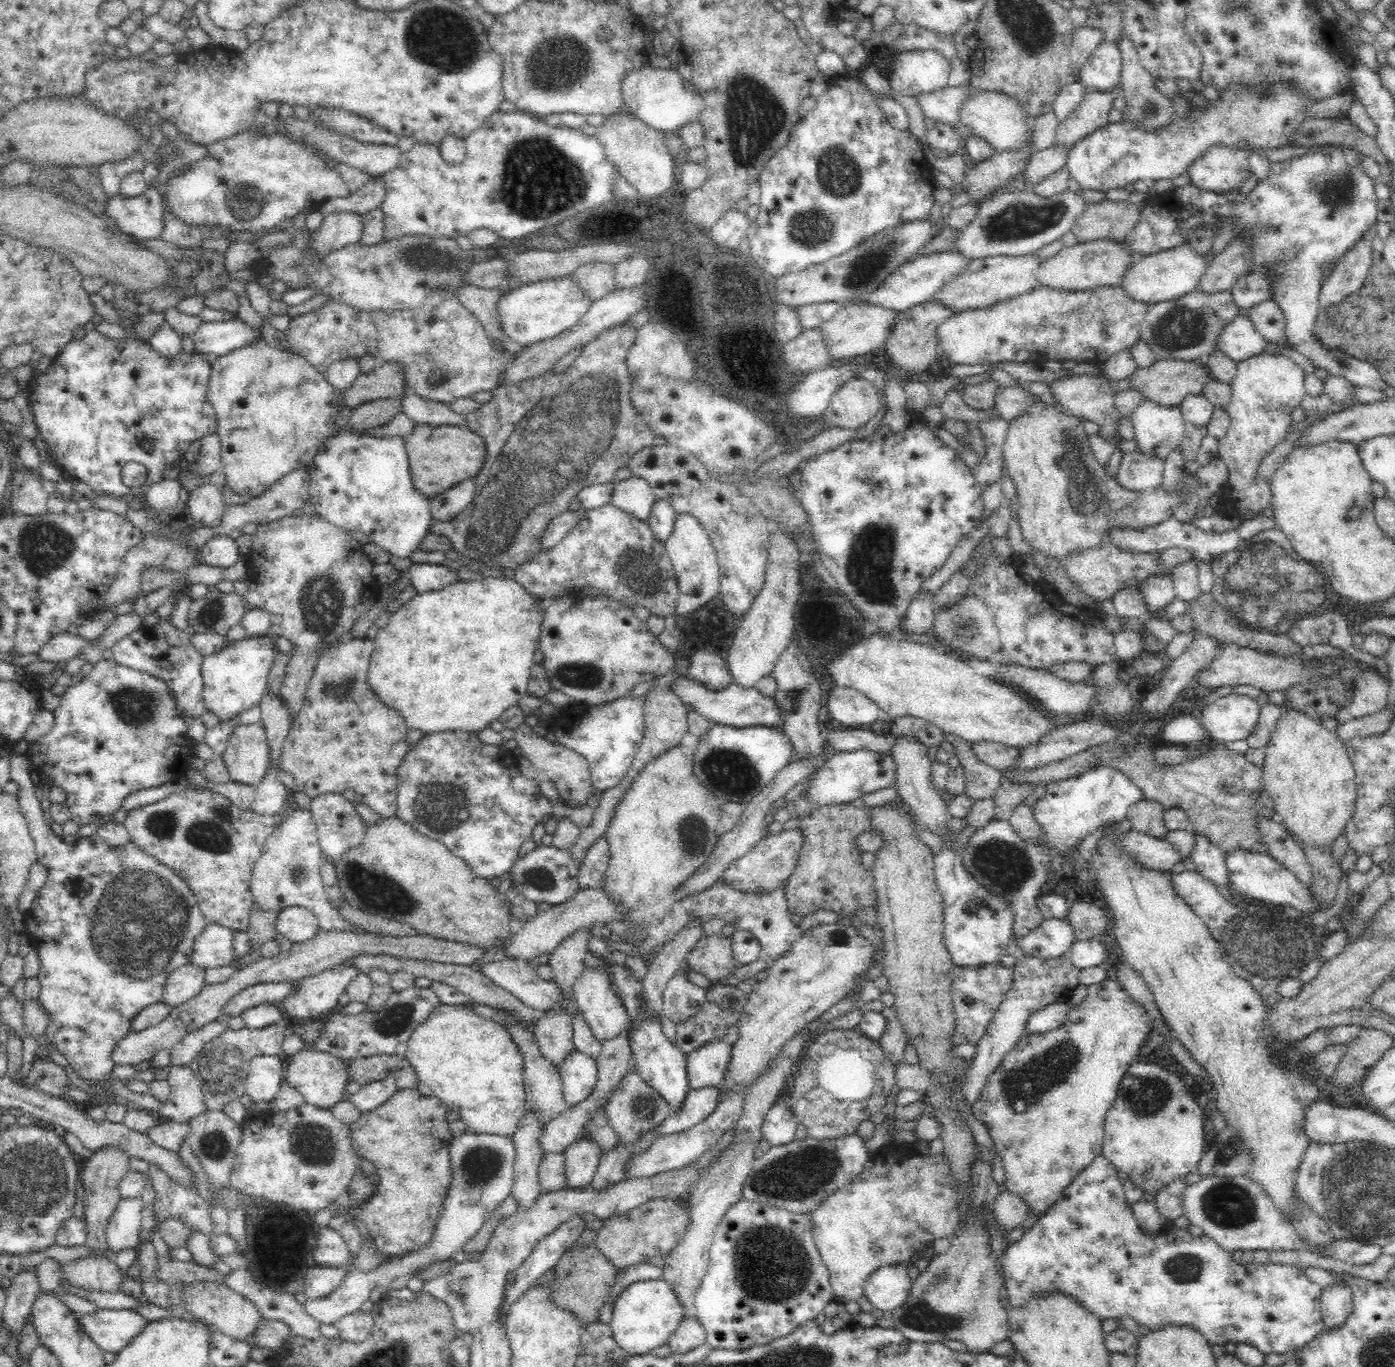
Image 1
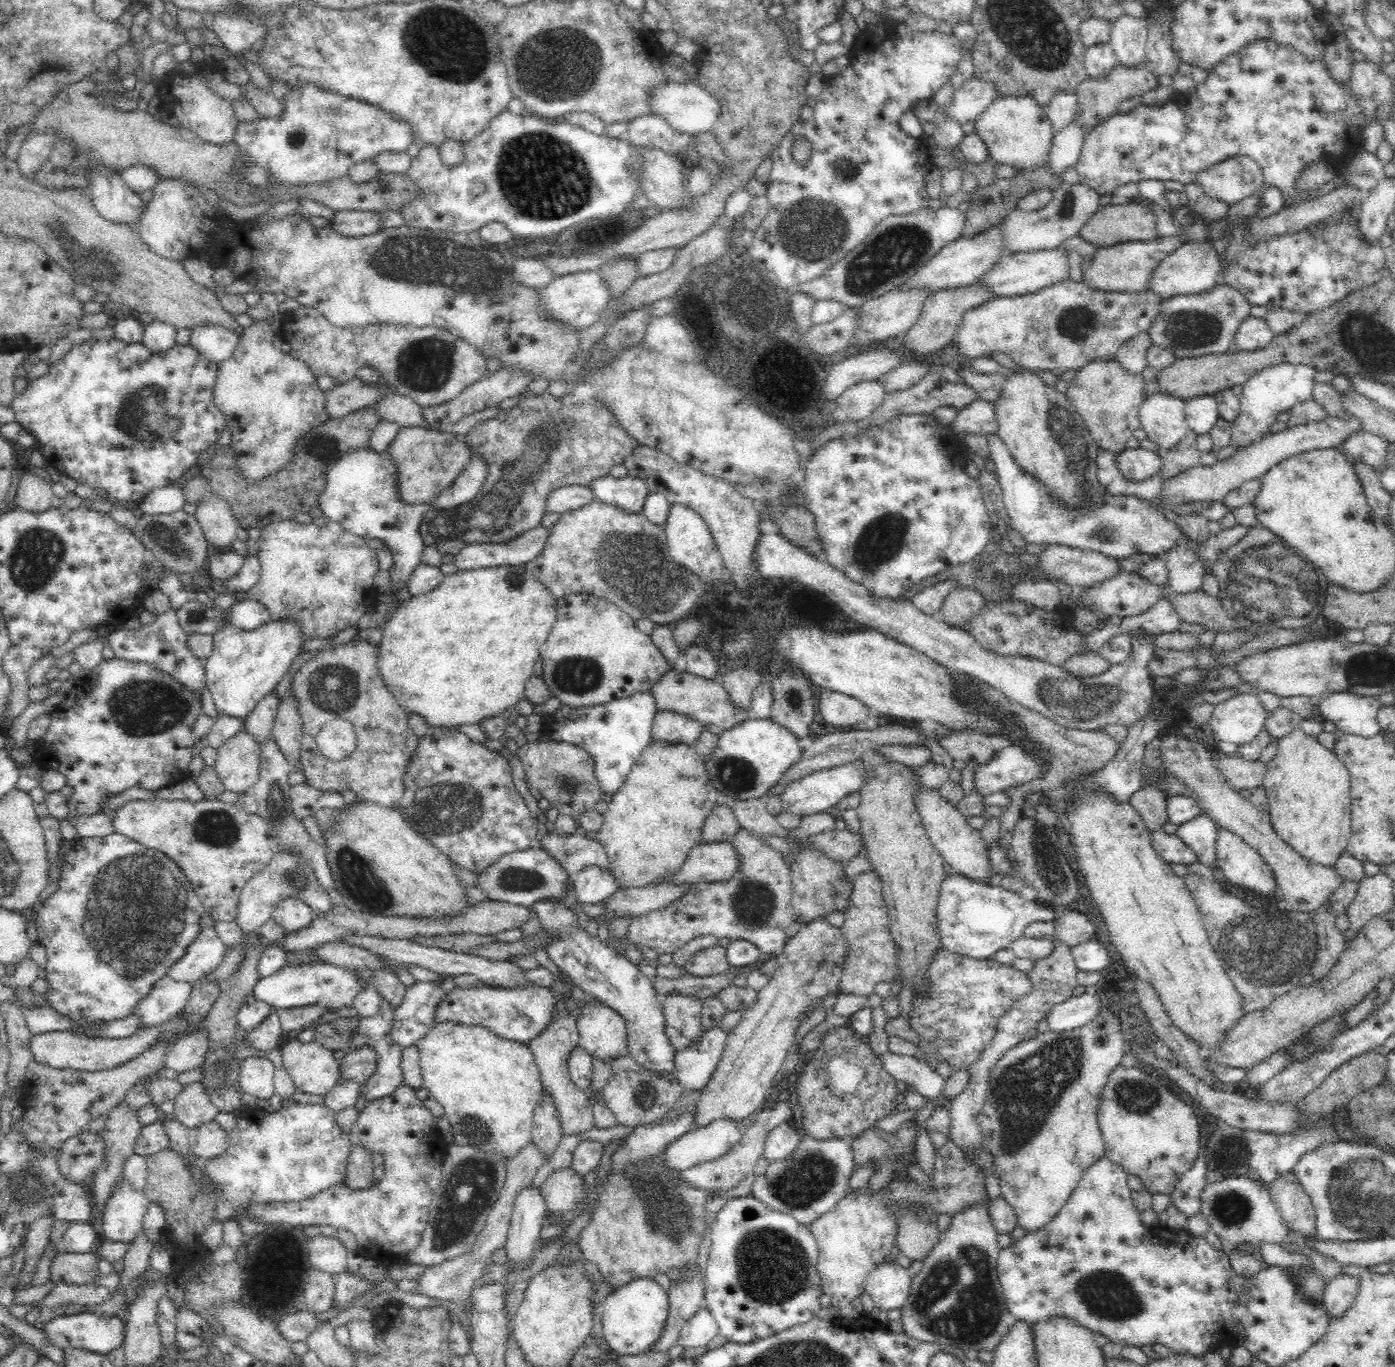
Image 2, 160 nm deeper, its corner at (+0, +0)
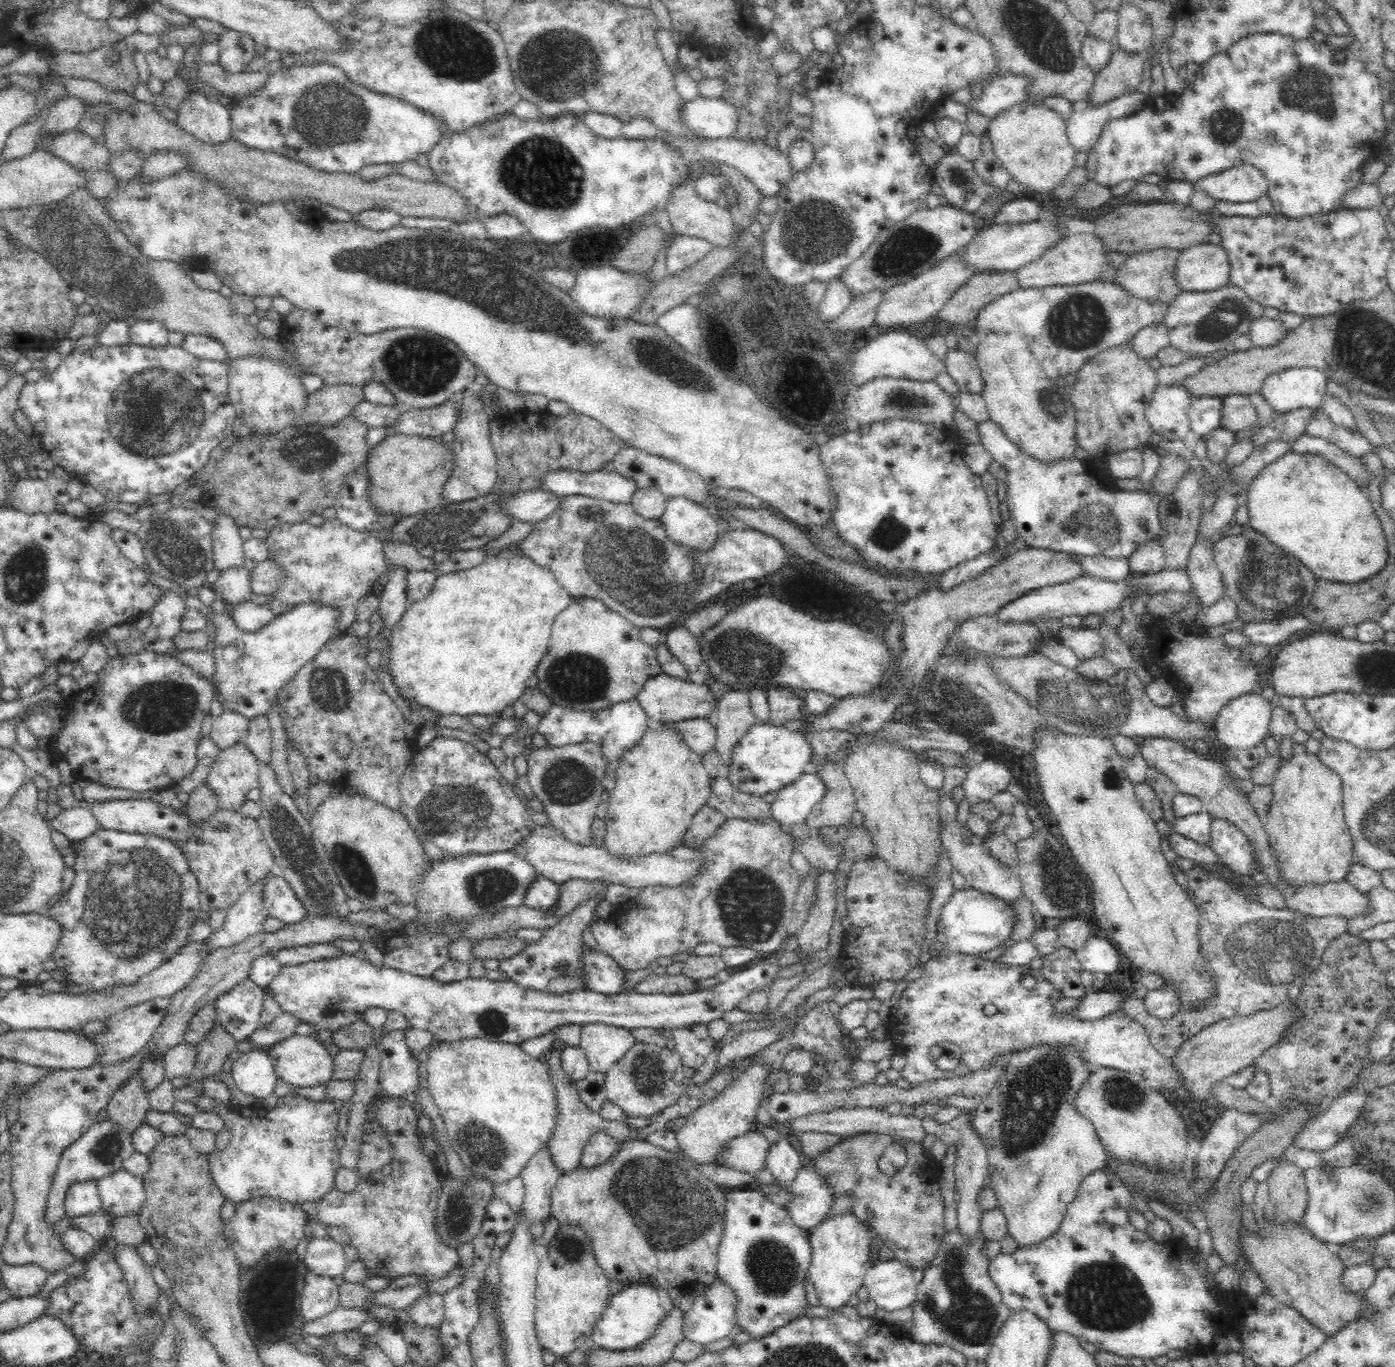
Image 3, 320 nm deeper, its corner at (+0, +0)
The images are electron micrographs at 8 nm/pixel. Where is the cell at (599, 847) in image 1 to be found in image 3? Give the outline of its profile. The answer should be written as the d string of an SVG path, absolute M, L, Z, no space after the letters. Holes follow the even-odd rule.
M602 898L588 899L577 906L570 914L562 917L558 924L544 930L538 942L524 947L522 952L514 956L500 959L498 968L506 974L506 979L516 982L522 989L536 989L540 992L564 995L587 988L584 982L584 947L582 941L586 935L588 922L593 920L596 909Z

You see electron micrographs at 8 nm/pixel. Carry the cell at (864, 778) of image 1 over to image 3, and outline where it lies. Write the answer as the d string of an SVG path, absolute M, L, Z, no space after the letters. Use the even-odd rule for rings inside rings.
M810 769L792 784L787 784L770 803L770 814L774 822L782 828L794 824L806 824L815 804L822 800L826 792L824 781Z

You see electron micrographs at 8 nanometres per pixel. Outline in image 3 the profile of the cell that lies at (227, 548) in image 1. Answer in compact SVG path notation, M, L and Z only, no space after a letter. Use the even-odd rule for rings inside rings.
M230 568L221 572L214 582L214 592L219 599L223 599L227 610L246 604L250 601L252 587L250 587L250 570L246 568Z

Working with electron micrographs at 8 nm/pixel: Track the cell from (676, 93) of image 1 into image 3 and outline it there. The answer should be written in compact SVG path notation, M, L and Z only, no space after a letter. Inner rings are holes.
M696 98L685 102L682 121L697 136L710 140L736 138L740 124L739 112L724 98Z

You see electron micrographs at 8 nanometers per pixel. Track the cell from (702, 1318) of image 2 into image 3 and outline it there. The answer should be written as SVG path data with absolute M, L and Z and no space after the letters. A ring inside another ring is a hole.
M717 1278L704 1287L703 1293L696 1296L690 1310L683 1316L683 1335L686 1339L701 1345L707 1345L728 1336L737 1326L736 1306L738 1301L733 1288Z

